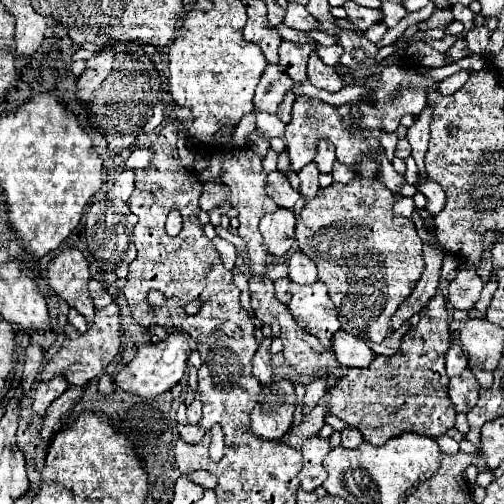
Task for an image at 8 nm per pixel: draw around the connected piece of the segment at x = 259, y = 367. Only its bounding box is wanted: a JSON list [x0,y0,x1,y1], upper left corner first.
[252,339,272,385]

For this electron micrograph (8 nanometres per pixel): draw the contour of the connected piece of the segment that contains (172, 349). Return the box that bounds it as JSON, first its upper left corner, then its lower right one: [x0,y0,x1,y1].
[114,333,190,397]

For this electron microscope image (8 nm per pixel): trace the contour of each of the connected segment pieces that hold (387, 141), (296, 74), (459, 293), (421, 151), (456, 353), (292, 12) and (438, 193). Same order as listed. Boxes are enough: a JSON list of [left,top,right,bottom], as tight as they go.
[[380,131,398,161],[278,43,314,83],[448,269,484,311],[408,105,432,169],[446,345,468,377],[284,3,318,31],[416,175,446,215]]

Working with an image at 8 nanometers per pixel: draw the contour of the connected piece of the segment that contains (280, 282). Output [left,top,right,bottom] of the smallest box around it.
[274,277,290,303]

